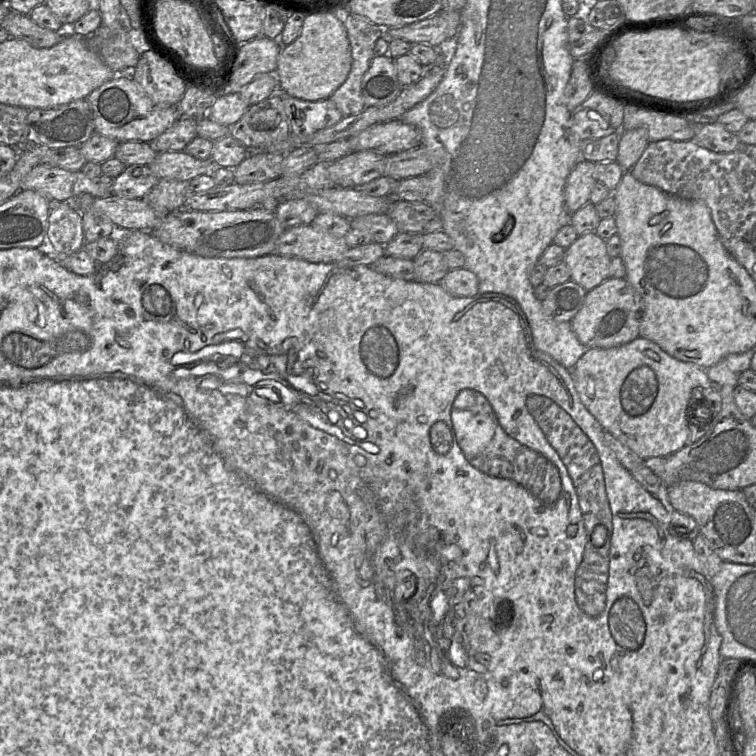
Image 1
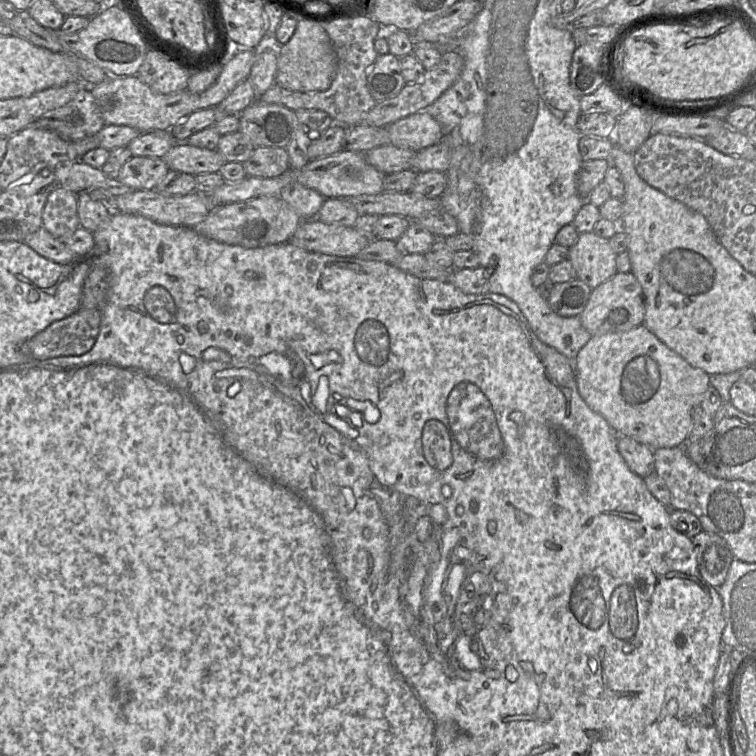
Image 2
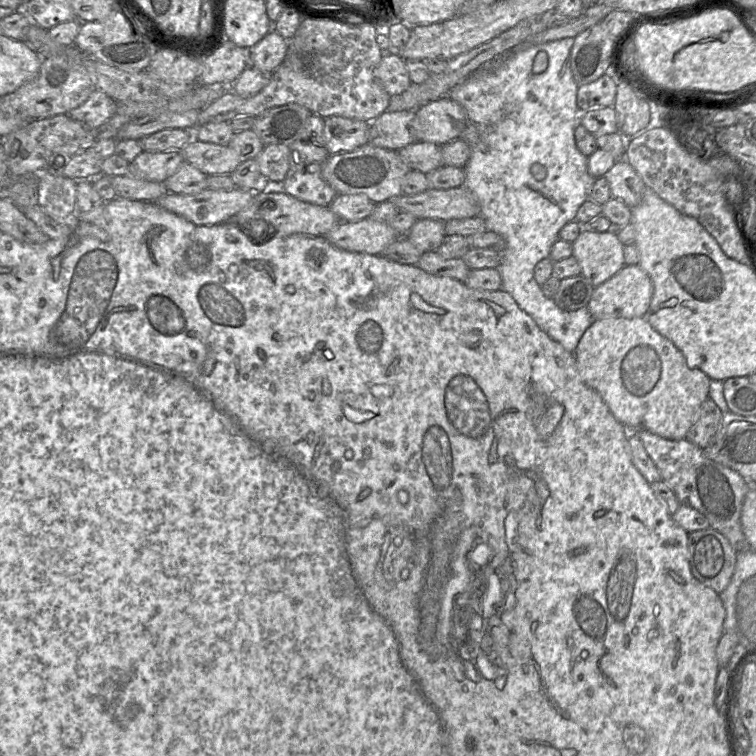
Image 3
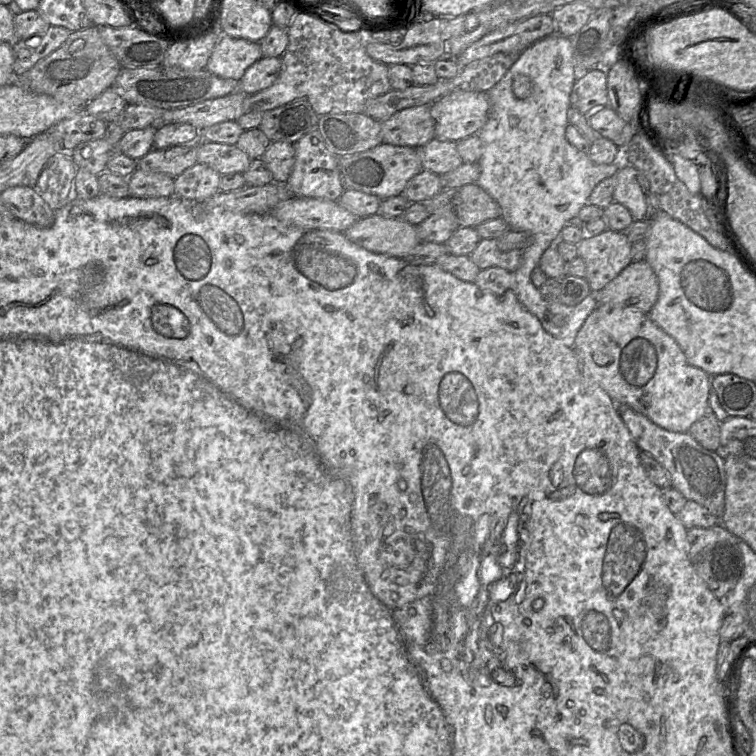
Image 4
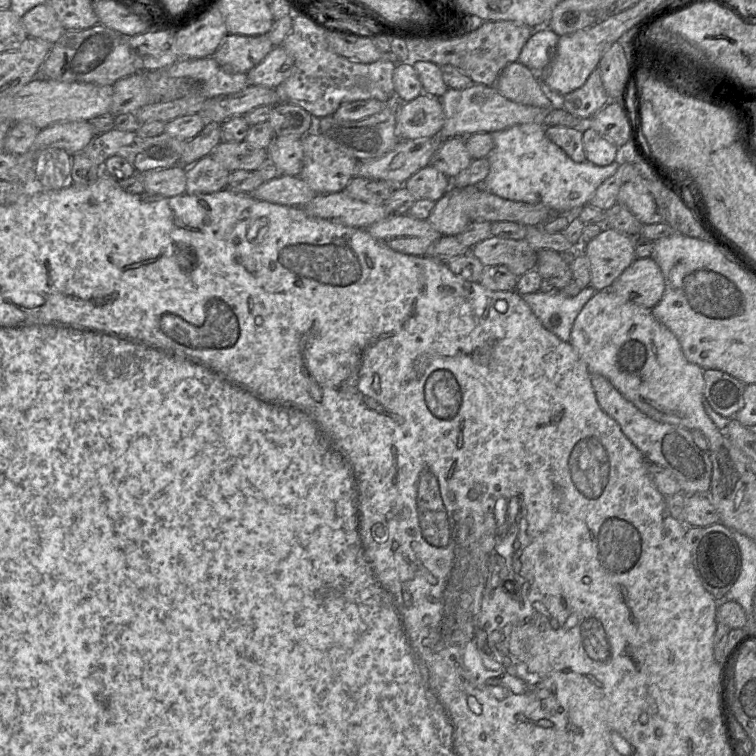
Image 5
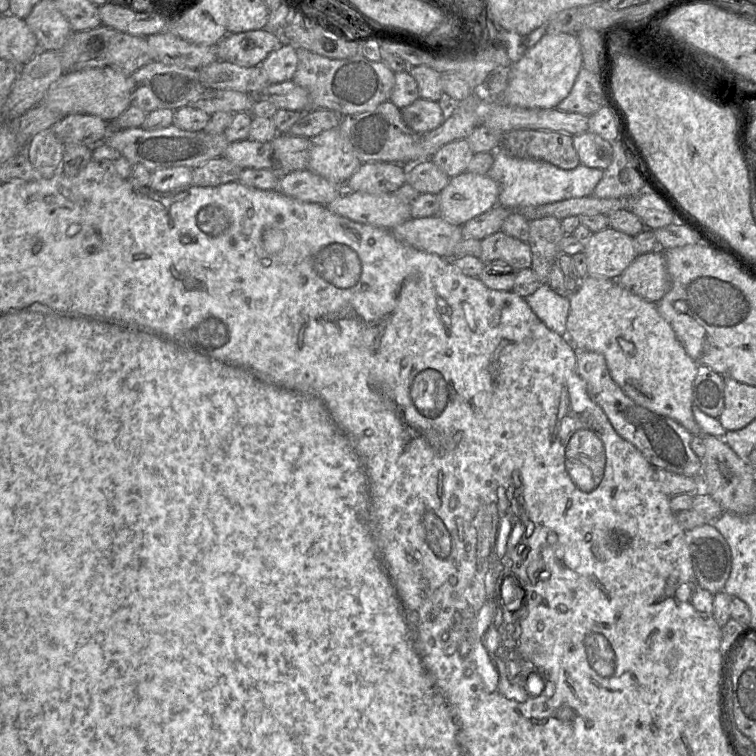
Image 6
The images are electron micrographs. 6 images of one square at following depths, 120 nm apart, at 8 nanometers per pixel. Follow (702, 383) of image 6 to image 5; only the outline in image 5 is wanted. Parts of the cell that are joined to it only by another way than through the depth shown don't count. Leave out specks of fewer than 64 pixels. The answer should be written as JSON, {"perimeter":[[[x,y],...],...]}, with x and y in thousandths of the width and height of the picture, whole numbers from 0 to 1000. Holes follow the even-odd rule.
{"perimeter":[[[947,488],[931,489],[930,499],[933,530],[954,550],[970,553],[984,536],[987,508]]]}

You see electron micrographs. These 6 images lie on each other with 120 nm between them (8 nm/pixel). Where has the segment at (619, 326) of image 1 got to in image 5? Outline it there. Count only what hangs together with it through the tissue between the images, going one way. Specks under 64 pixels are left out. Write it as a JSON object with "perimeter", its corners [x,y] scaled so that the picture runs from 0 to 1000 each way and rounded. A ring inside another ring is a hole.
{"perimeter":[[[841,340],[803,385],[862,411],[877,392],[880,370],[872,351],[862,340]]]}

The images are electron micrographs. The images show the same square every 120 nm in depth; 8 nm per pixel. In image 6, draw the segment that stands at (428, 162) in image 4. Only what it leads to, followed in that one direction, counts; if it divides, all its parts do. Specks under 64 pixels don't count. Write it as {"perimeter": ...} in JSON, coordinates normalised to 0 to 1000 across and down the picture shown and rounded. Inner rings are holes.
{"perimeter":[[[614,183],[586,192],[569,210],[598,235],[618,226],[627,204]]]}

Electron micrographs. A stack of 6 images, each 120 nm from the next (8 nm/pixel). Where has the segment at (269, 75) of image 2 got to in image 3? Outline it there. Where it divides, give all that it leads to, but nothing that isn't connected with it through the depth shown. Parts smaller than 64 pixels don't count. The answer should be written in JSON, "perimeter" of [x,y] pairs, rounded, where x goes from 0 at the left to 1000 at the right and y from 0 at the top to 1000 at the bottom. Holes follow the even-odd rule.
{"perimeter":[[[358,40],[331,63],[331,85],[347,95],[362,95],[382,71],[382,54]]]}

